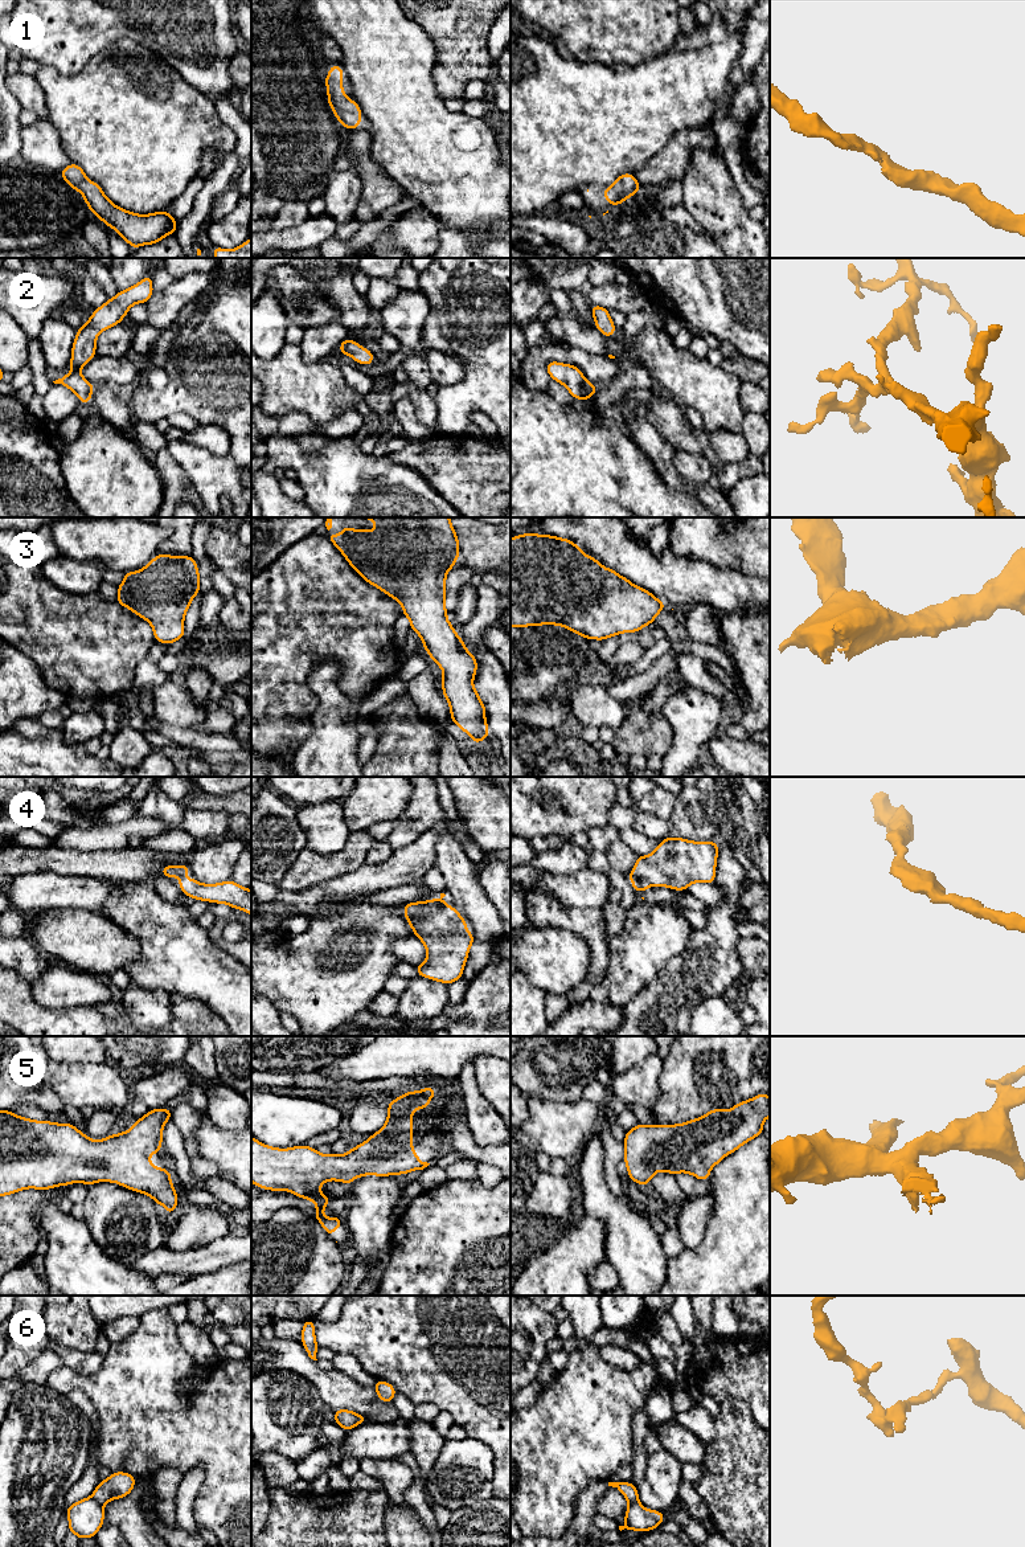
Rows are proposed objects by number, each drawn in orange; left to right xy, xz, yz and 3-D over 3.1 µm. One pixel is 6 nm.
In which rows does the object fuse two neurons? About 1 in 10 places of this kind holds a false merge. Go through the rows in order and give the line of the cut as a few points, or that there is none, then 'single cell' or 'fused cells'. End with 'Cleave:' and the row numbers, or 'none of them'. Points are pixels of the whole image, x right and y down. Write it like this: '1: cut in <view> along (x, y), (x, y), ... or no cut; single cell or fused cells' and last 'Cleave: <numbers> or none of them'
1: no cut; single cell
2: no cut; single cell
3: no cut; single cell
4: no cut; single cell
5: no cut; single cell
6: cut in xy along (90, 1497), (102, 1505); fused cells
Cleave: 6

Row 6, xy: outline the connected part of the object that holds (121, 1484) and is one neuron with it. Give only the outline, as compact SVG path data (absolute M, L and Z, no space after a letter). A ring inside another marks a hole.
M126 1472L112 1473L107 1480L102 1480L93 1491L94 1498L101 1505L106 1505L112 1499L128 1495L136 1483L136 1478Z

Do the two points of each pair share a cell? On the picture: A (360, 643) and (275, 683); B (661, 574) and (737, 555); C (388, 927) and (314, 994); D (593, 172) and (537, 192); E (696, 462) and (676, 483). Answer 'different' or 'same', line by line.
A: same
B: different
C: same
D: same
E: different

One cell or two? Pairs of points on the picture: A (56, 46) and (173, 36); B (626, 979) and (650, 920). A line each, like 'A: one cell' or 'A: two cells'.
A: one cell
B: one cell

